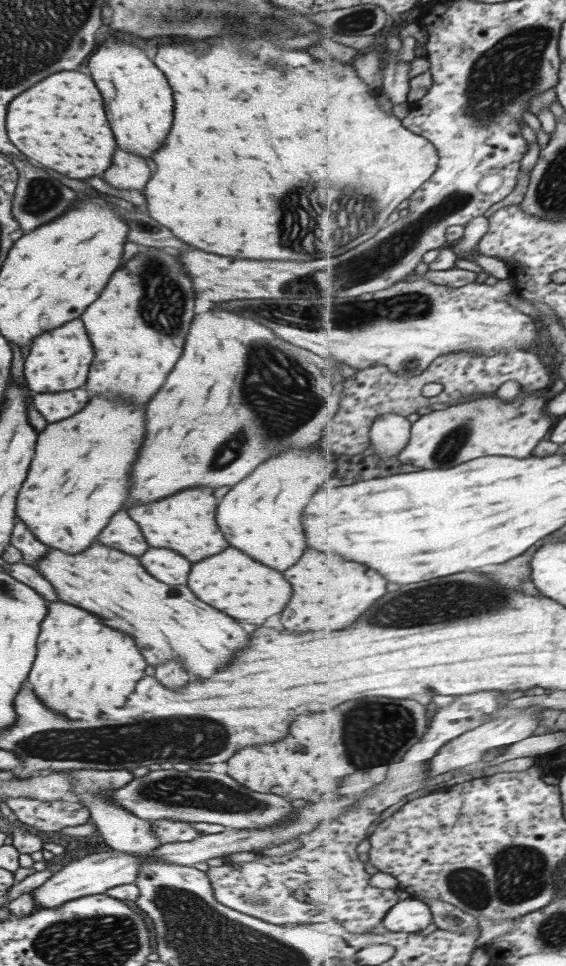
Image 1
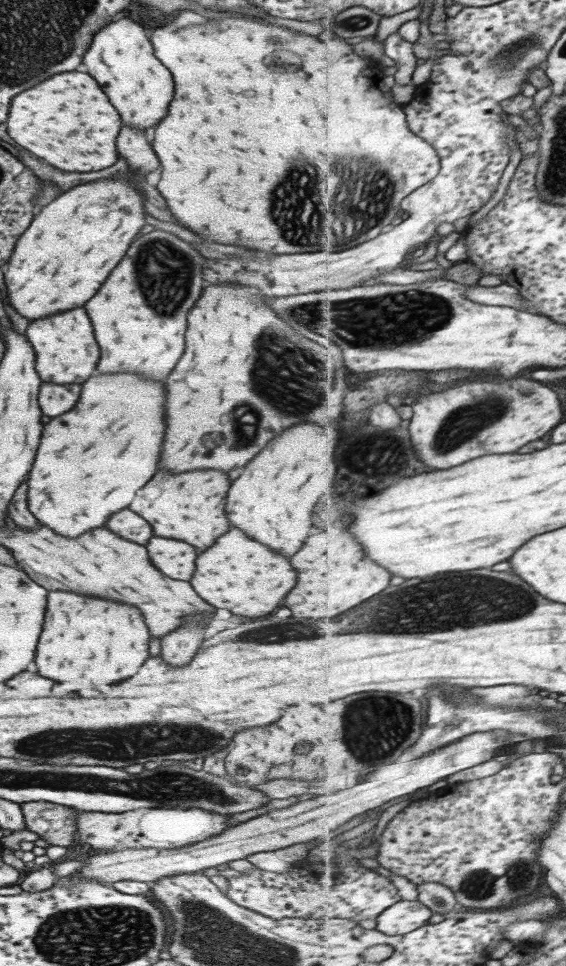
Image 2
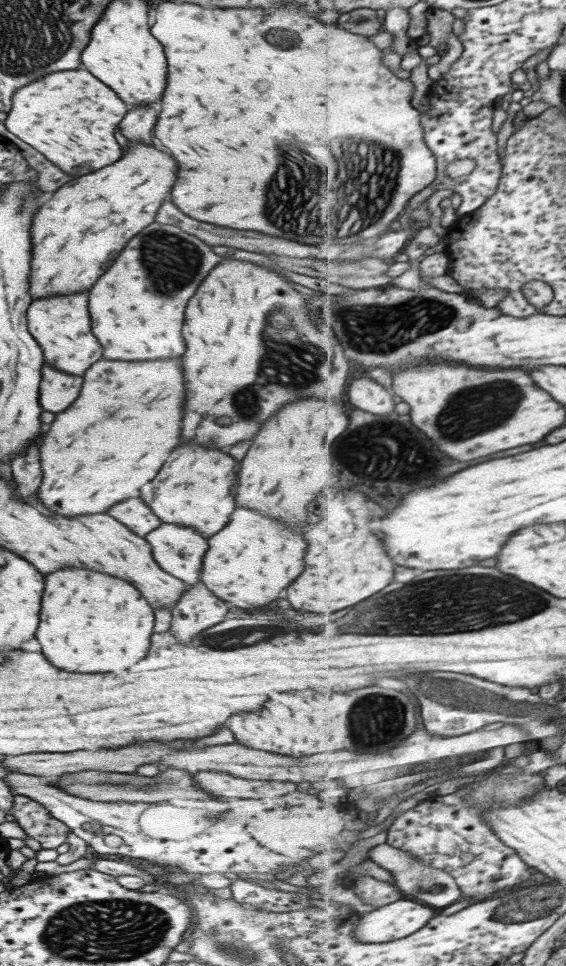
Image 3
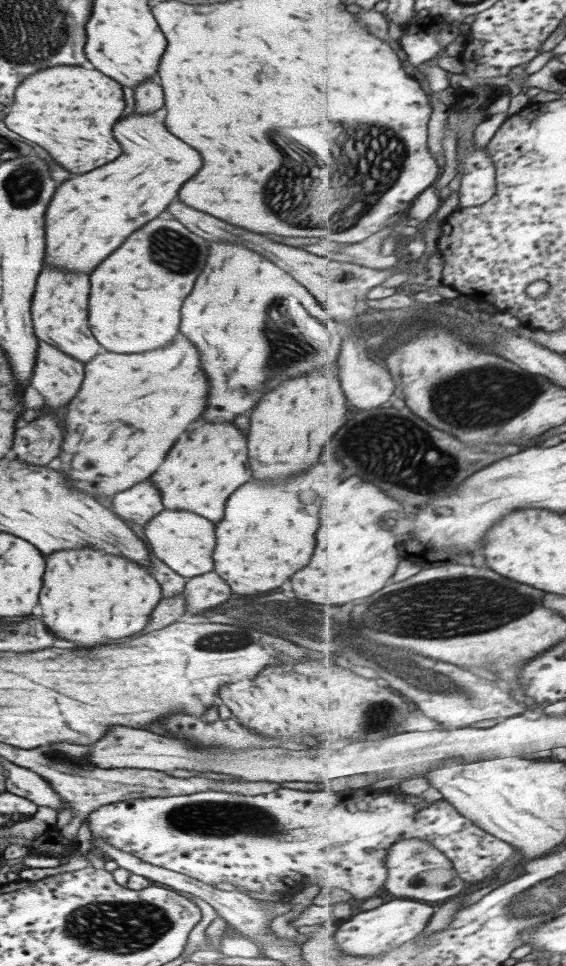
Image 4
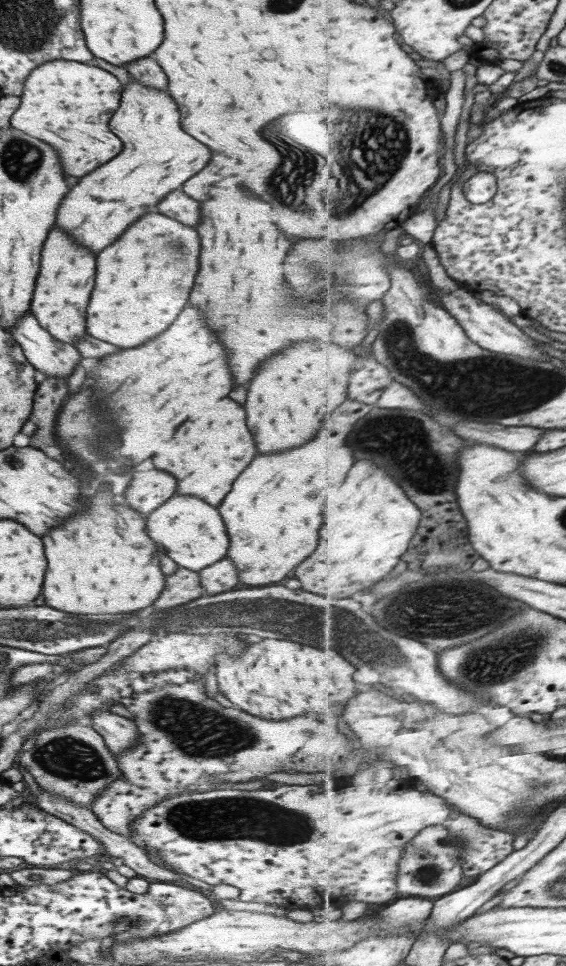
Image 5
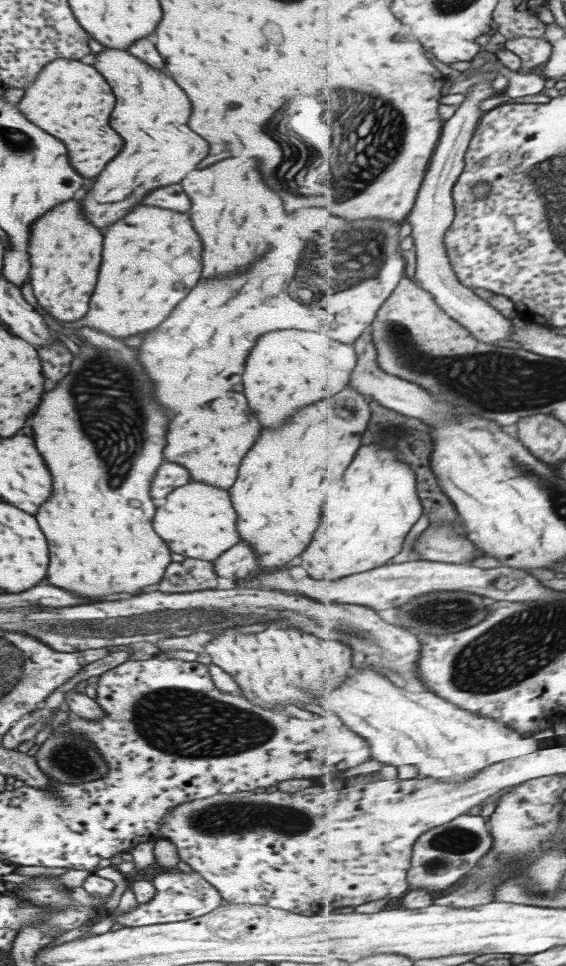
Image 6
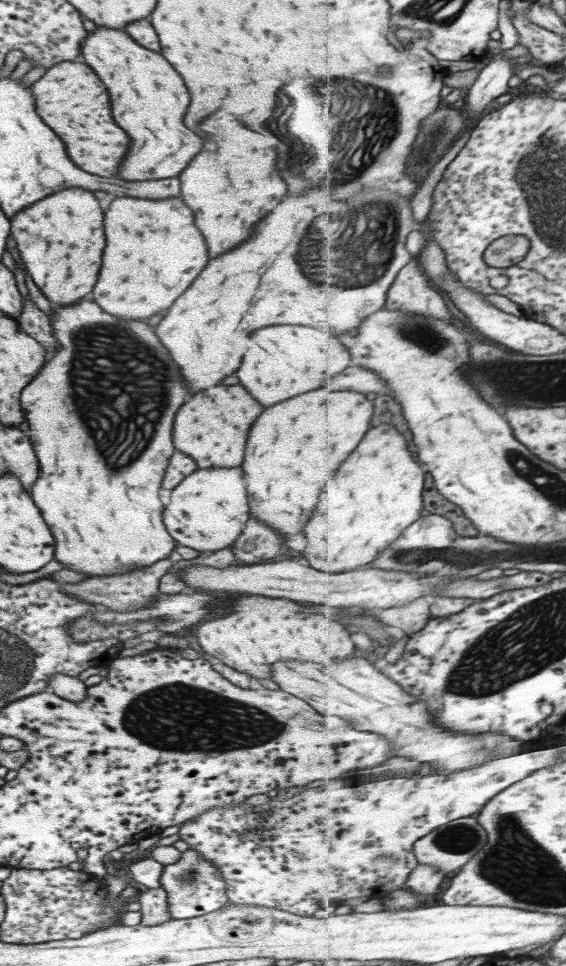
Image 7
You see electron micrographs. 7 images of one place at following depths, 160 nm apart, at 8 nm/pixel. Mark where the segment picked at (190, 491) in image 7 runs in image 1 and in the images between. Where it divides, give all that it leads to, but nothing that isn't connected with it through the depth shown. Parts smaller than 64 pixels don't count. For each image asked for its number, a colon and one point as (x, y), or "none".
1: (168, 567)
2: (175, 559)
3: (178, 551)
4: (182, 540)
5: (188, 530)
6: (197, 520)

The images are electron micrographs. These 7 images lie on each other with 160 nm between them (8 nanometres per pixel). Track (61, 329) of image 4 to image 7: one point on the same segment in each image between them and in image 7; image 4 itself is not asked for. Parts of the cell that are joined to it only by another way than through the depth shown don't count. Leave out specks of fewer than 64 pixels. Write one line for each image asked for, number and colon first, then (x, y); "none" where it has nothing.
5: (65, 275)
6: (63, 249)
7: (59, 239)

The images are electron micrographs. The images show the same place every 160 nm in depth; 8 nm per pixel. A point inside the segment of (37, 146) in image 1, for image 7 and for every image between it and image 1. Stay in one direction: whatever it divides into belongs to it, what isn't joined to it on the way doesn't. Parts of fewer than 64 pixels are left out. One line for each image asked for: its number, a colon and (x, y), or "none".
2: (66, 120)
3: (69, 117)
4: (69, 112)
5: (67, 105)
6: (69, 100)
7: (70, 100)

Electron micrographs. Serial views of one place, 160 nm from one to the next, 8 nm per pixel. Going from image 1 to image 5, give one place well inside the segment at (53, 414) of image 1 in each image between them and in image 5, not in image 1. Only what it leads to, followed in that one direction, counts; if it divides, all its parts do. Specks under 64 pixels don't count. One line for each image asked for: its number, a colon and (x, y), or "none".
2: (53, 399)
3: (57, 389)
4: (56, 376)
5: (50, 357)

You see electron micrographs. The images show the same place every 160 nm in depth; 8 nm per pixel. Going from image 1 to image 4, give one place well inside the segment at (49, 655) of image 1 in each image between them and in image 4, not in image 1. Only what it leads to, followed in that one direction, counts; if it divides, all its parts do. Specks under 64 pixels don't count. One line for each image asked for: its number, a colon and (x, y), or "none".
2: (84, 639)
3: (89, 621)
4: (85, 595)

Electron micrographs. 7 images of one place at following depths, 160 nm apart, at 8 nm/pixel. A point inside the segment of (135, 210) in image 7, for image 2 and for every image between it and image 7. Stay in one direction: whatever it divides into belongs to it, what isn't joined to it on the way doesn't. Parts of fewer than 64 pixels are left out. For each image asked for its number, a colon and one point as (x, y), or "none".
2: (159, 274)
3: (136, 311)
4: (136, 293)
5: (142, 281)
6: (150, 258)

